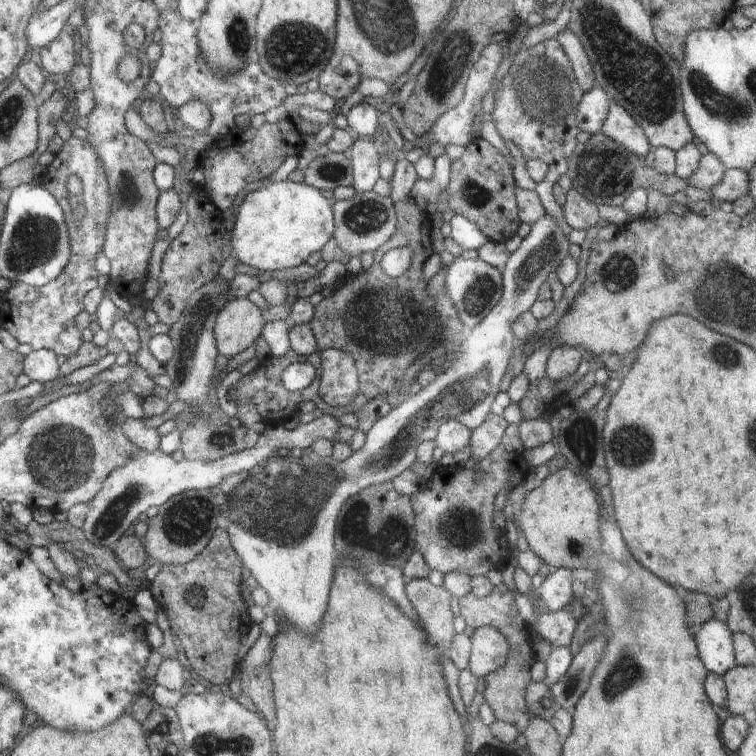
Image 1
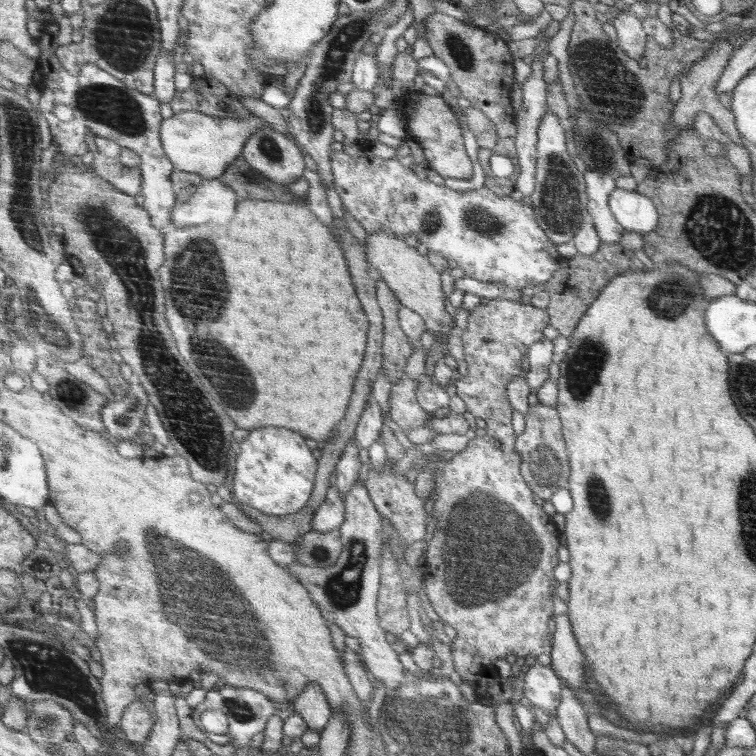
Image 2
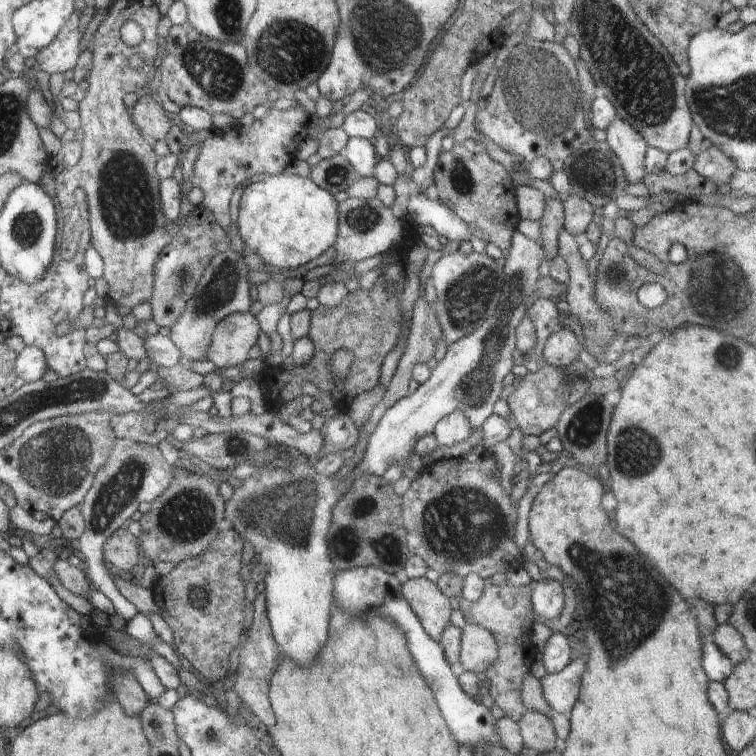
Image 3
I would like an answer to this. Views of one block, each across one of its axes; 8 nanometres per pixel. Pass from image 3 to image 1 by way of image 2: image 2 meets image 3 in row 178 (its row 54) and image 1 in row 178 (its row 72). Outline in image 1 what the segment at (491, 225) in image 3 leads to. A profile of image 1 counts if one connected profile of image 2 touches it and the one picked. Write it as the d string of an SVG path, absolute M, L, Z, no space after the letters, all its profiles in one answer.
M476 137L465 147L462 156L451 162L446 209L456 215L464 215L495 243L506 243L517 234L521 224L520 206L516 206L514 200L514 186L512 168L506 158L493 144L482 137Z

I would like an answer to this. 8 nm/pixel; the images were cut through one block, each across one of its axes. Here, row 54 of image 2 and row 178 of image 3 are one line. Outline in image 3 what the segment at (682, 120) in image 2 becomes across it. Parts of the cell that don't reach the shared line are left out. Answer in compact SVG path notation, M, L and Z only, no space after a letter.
M712 145L708 150L701 150L696 154L693 169L706 180L716 183L717 186L727 187L738 166L728 154L724 154L720 148Z

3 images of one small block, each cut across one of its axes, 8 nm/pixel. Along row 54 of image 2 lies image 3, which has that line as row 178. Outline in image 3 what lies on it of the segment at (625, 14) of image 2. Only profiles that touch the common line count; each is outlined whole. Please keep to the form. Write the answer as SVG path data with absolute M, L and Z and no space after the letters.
M619 118L606 132L606 142L609 148L617 154L629 182L642 182L647 174L645 172L645 155L648 147L644 138L634 128L631 128L626 120Z

